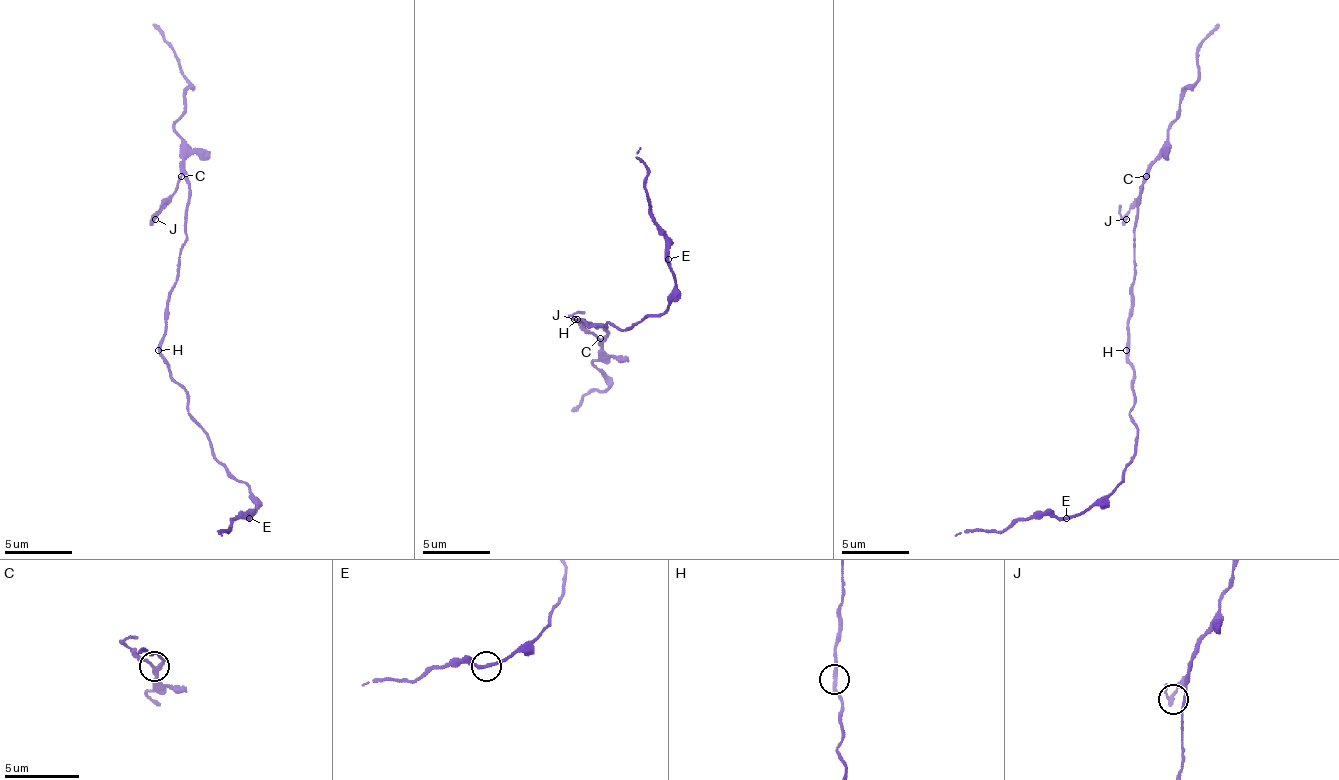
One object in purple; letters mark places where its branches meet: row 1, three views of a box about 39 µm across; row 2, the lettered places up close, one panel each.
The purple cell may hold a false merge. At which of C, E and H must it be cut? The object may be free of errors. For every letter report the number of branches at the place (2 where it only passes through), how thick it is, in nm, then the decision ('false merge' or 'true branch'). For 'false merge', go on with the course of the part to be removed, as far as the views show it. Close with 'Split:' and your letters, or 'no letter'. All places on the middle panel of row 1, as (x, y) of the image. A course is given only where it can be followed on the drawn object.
C: branches 3; calibre 240 nm; false merge; course (600, 339), (587, 332), (574, 316), (584, 312)
E: branches 2; calibre 240 nm; true branch
H: branches 2; calibre 240 nm; true branch
Split: C

